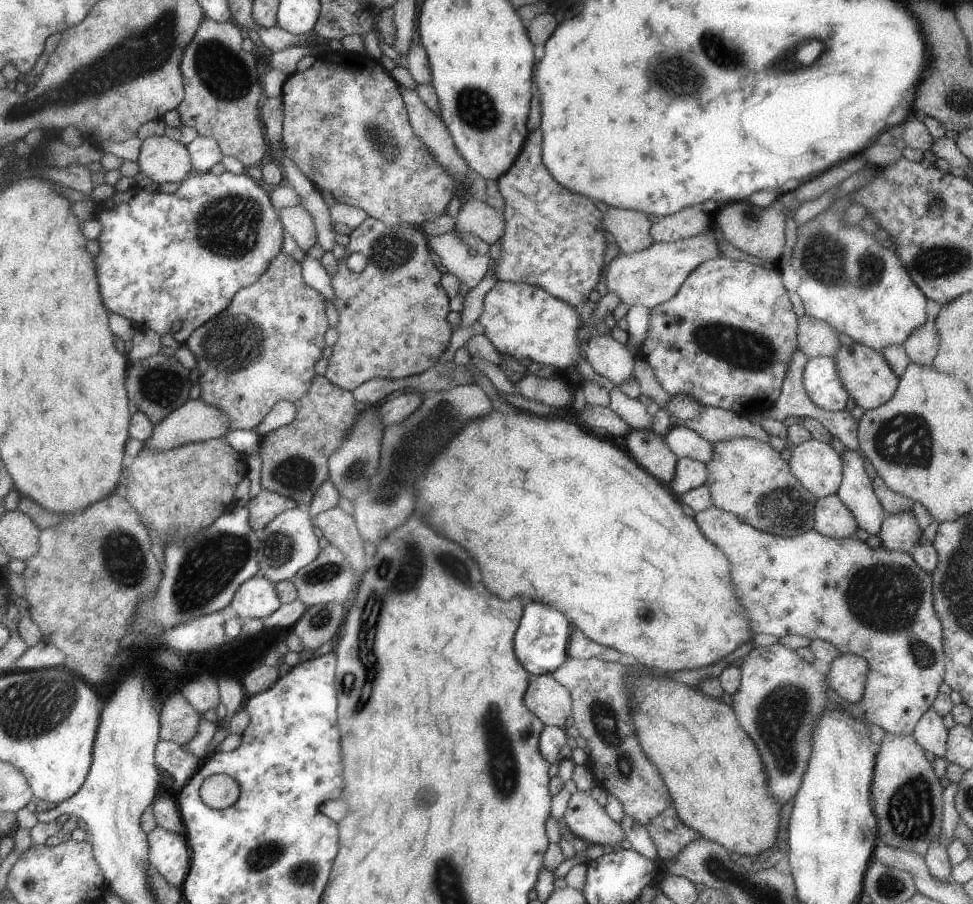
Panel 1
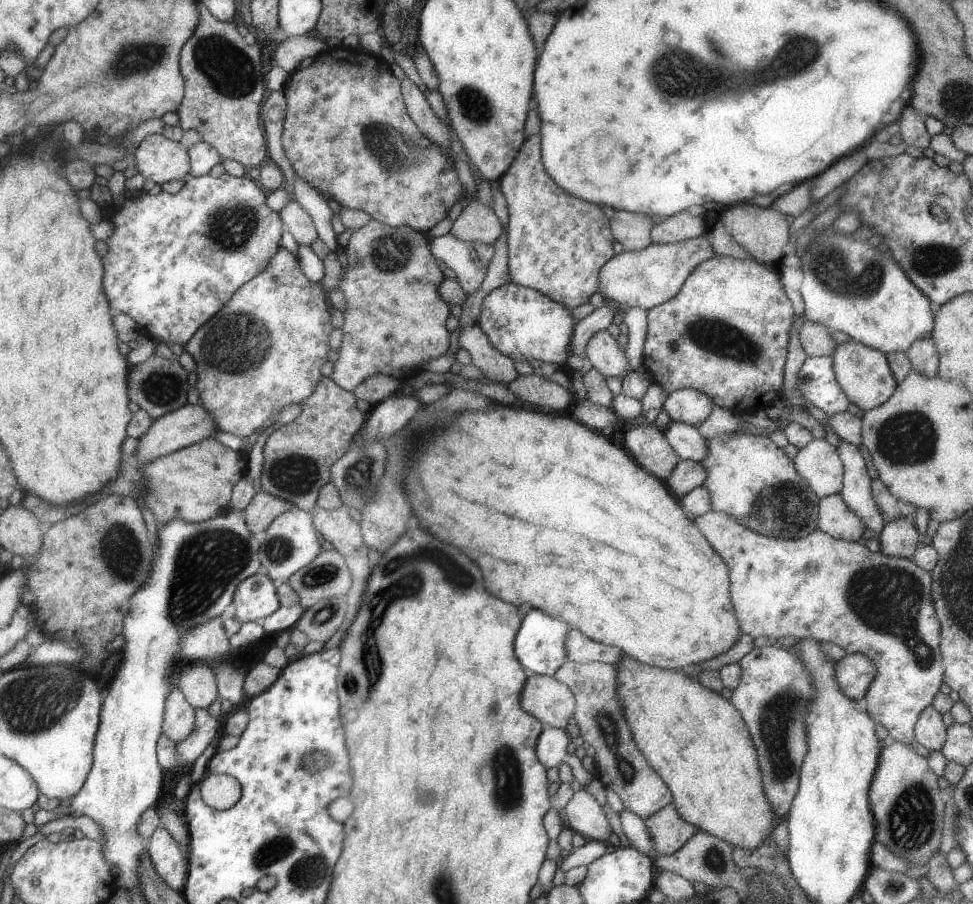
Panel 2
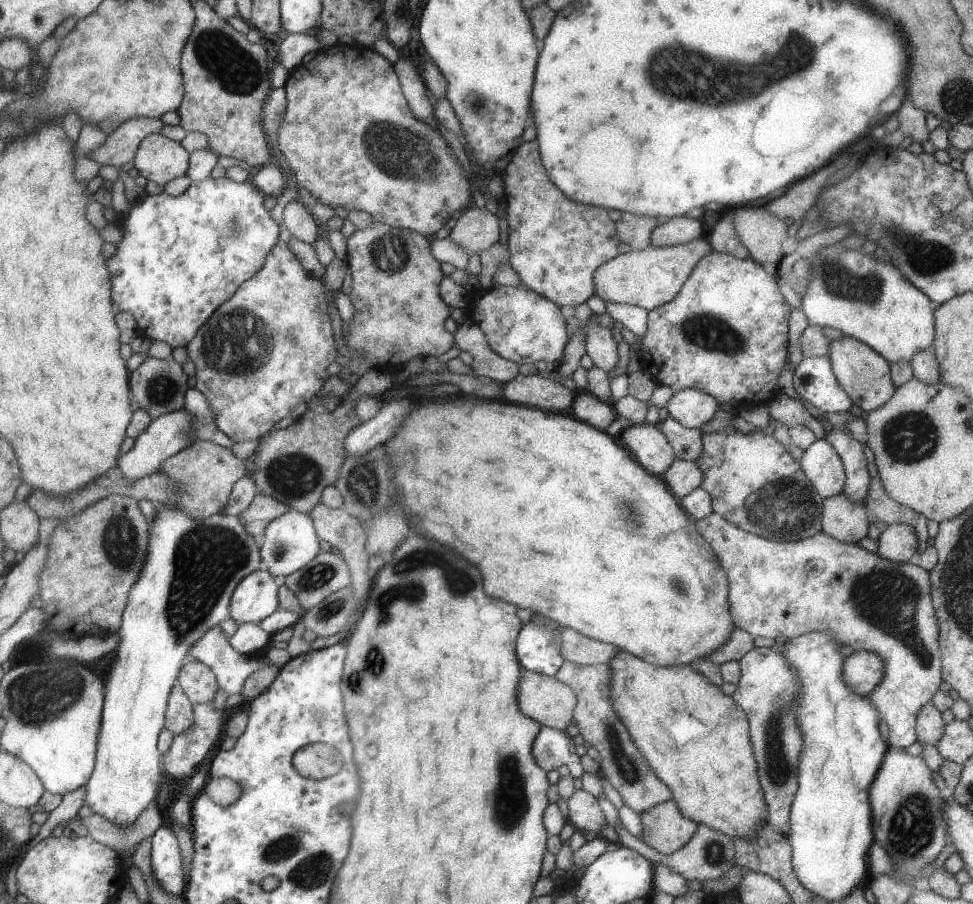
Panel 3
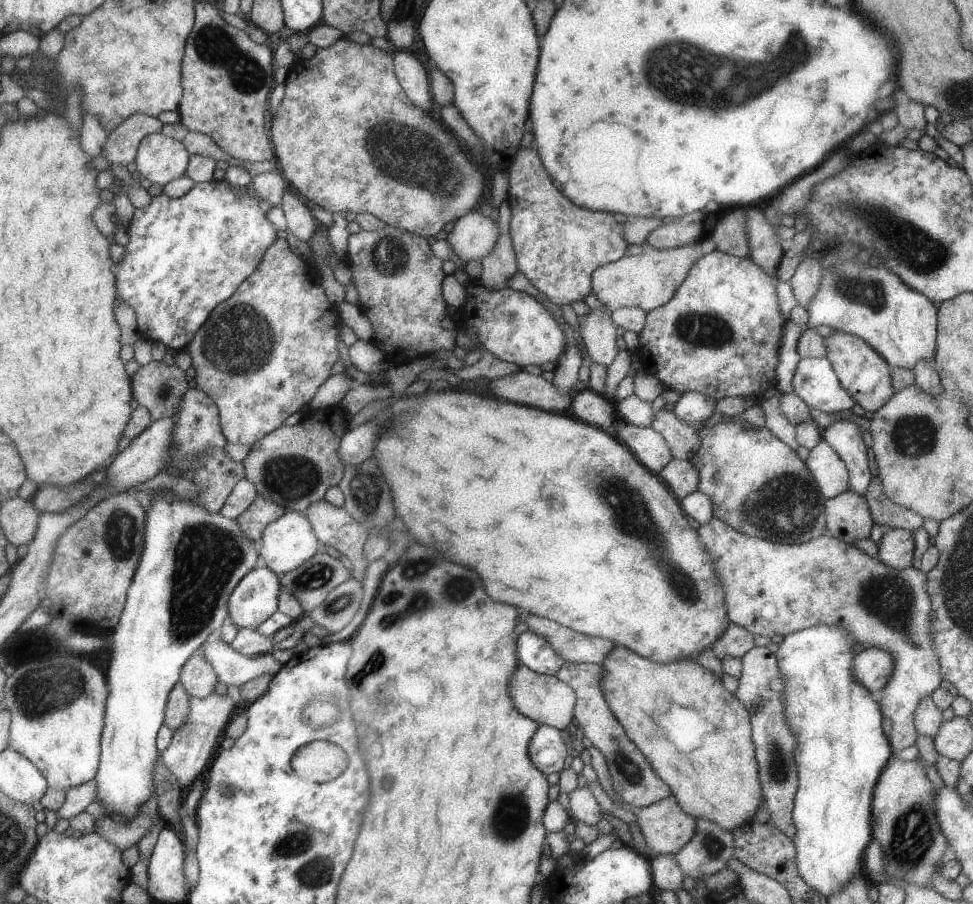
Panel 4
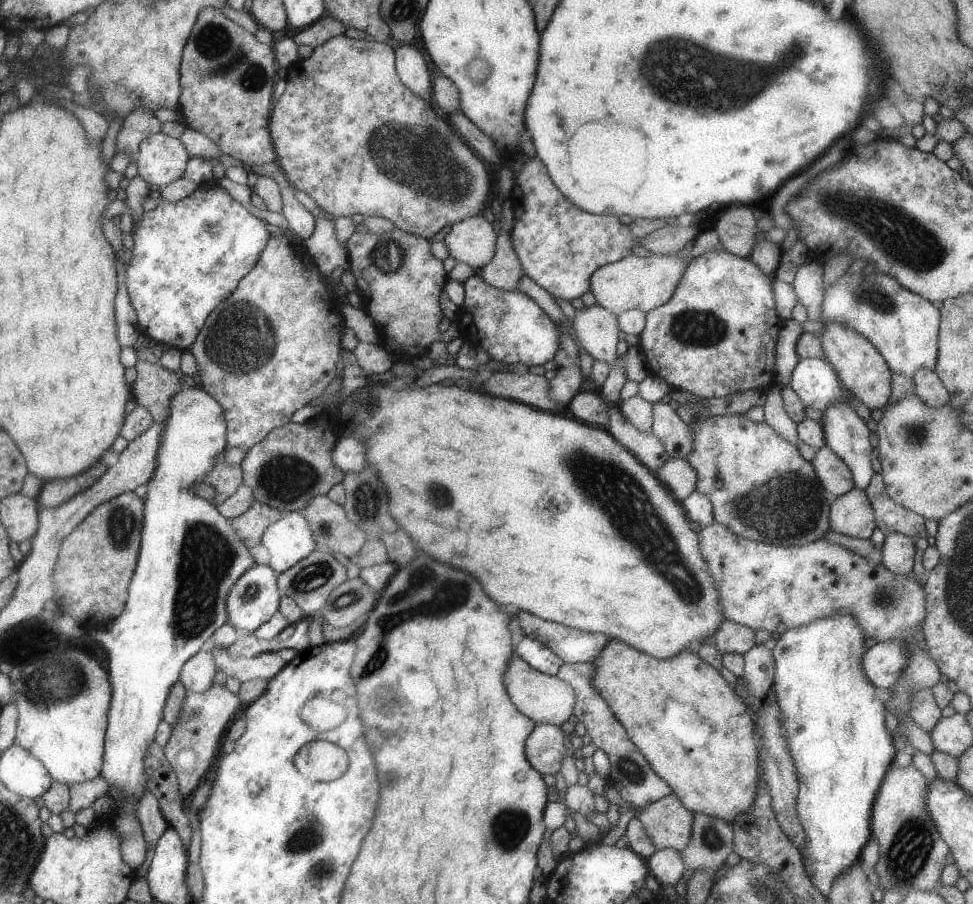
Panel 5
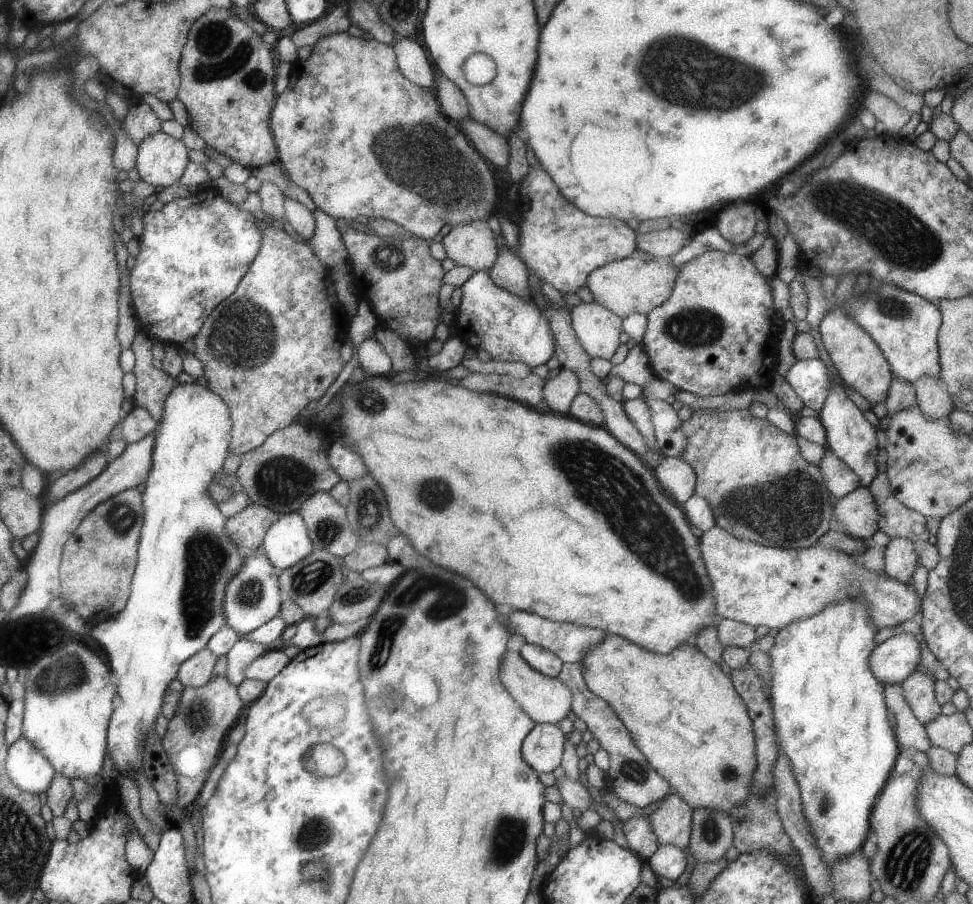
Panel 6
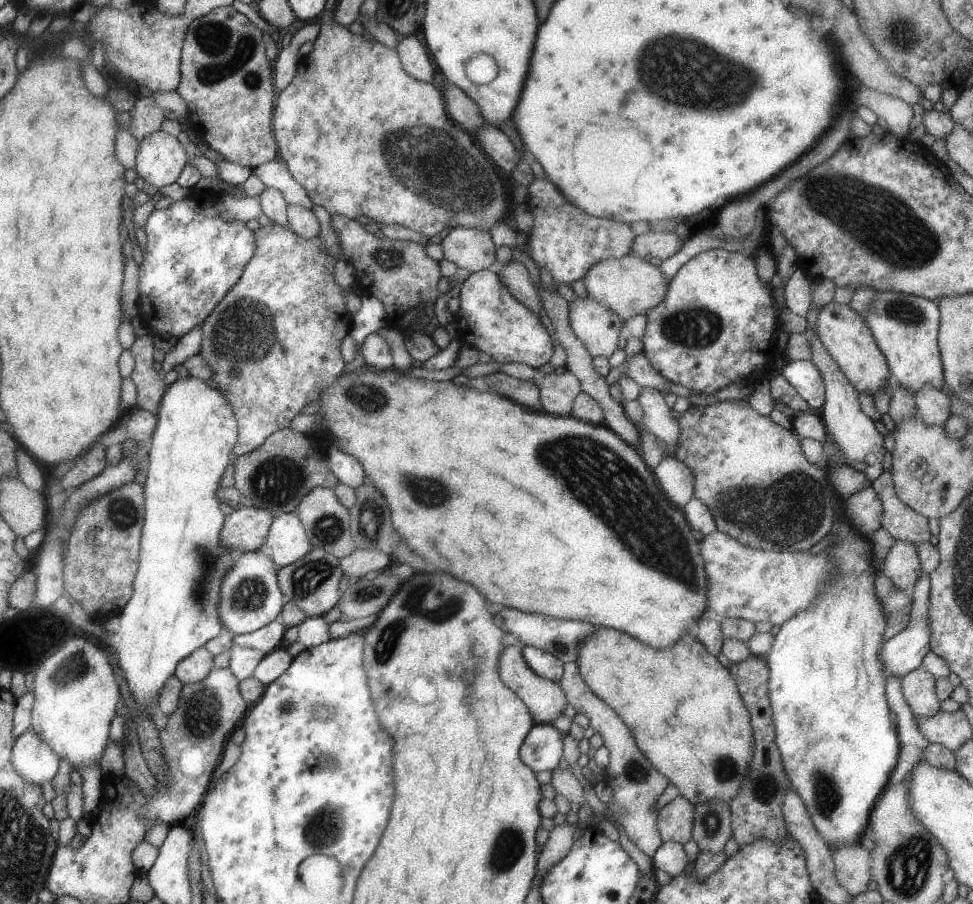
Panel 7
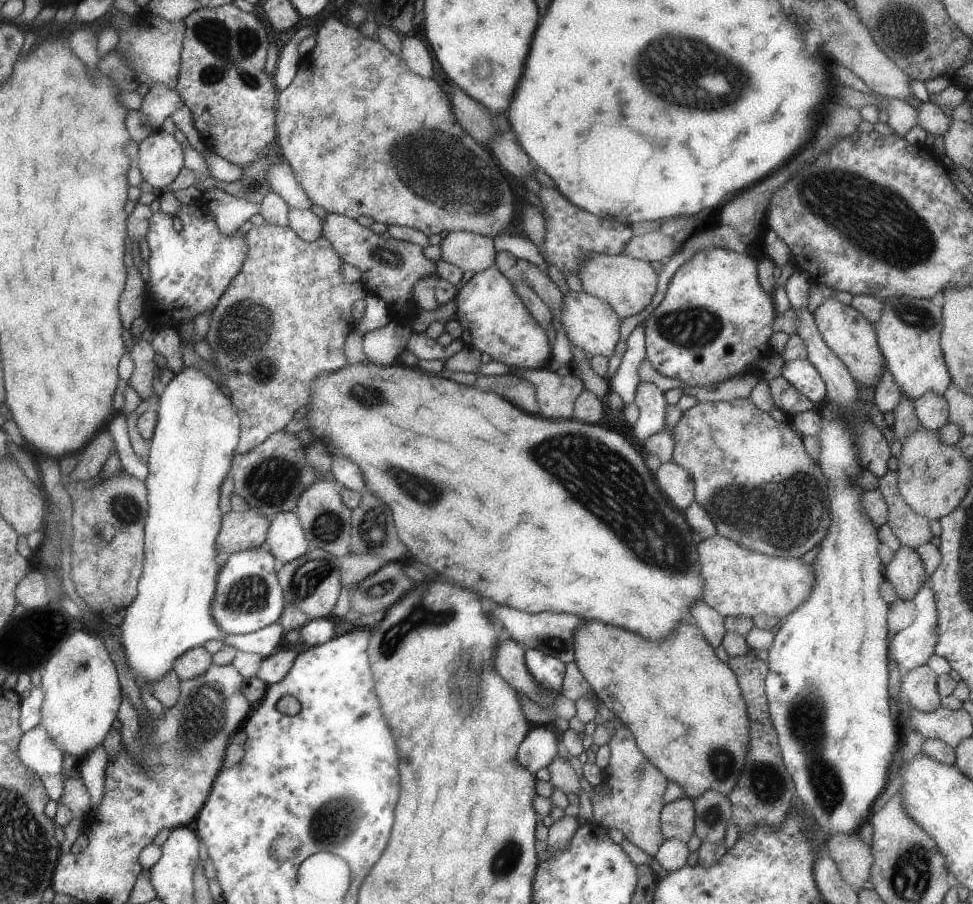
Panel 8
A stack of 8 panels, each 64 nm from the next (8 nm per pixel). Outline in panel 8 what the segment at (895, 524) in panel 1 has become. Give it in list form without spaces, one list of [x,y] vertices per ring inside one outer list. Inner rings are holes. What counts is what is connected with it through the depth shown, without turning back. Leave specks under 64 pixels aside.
[[[905,545],[895,551],[884,573],[887,575],[886,580],[893,584],[898,598],[902,600],[912,599],[929,578],[920,556]]]

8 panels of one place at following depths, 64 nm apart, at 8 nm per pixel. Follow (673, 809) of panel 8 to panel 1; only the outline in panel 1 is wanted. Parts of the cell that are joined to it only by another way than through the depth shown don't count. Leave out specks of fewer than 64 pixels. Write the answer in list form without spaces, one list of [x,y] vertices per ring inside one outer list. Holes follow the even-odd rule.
[[[673,805],[650,818],[646,829],[655,845],[656,856],[661,862],[673,860],[686,844],[701,836],[698,831],[681,821]]]

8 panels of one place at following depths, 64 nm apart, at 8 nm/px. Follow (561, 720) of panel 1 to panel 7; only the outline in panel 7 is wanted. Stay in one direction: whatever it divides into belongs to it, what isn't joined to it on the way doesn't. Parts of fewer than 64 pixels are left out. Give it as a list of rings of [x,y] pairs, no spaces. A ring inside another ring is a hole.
[[[507,645],[502,650],[498,658],[498,675],[518,698],[522,699],[535,723],[551,724],[567,704],[565,693],[559,688],[558,683],[537,676],[527,666],[520,649],[514,645]]]

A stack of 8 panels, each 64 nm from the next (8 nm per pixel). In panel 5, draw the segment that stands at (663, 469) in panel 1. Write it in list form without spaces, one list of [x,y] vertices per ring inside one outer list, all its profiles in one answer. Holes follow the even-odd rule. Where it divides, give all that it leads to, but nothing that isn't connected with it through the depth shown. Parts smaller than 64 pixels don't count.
[[[605,401],[608,406],[607,430],[614,434],[627,450],[631,451],[643,462],[649,470],[657,470],[667,459],[668,452],[665,452],[662,442],[652,433],[639,430],[622,416],[617,405]]]

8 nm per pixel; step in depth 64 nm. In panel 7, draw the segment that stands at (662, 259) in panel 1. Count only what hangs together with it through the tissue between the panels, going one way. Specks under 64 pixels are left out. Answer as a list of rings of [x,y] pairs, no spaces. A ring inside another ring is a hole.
[[[631,252],[622,257],[609,257],[606,260],[597,261],[581,279],[587,296],[610,307],[624,321],[634,315],[645,315],[649,309],[657,306],[666,296],[666,286],[669,282],[657,267],[648,260],[633,256]]]

